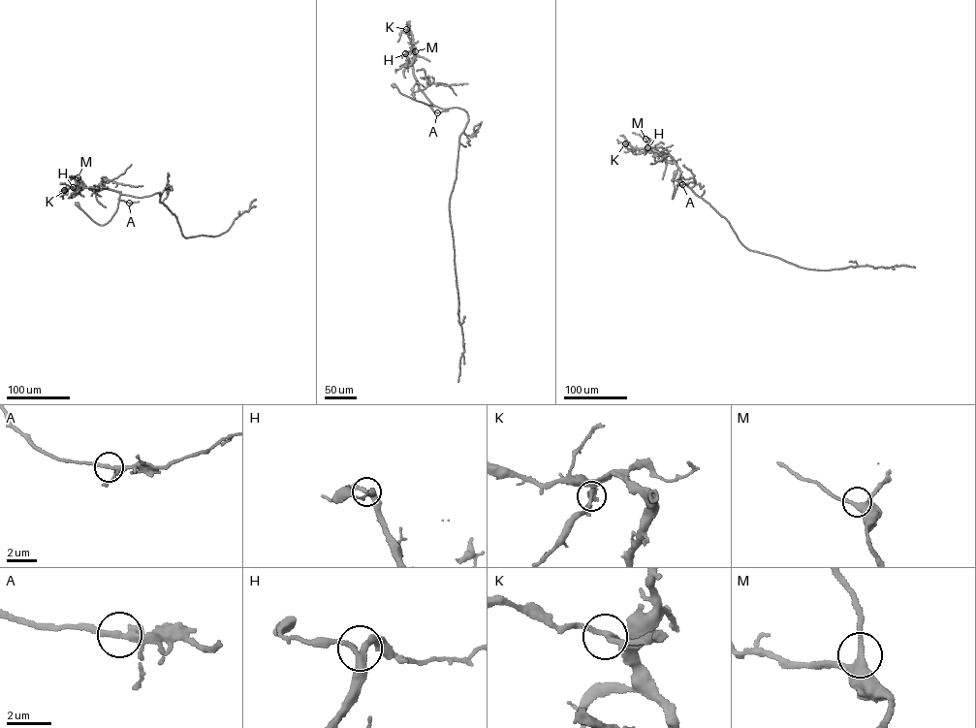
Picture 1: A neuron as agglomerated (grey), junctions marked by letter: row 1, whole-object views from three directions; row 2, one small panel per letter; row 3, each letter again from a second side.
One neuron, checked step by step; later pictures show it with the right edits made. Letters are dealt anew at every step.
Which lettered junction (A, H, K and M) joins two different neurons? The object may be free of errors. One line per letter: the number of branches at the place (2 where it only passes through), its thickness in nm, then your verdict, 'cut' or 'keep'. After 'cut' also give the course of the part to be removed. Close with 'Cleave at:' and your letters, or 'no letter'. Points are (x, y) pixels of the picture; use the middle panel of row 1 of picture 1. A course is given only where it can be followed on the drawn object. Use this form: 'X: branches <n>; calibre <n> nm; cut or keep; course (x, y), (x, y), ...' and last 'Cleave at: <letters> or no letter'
A: branches 3; calibre 240 nm; keep
H: branches 3; calibre 280 nm; keep
K: branches 3; calibre 200 nm; keep
M: branches 3; calibre 320 nm; keep
Cleave at: no letter

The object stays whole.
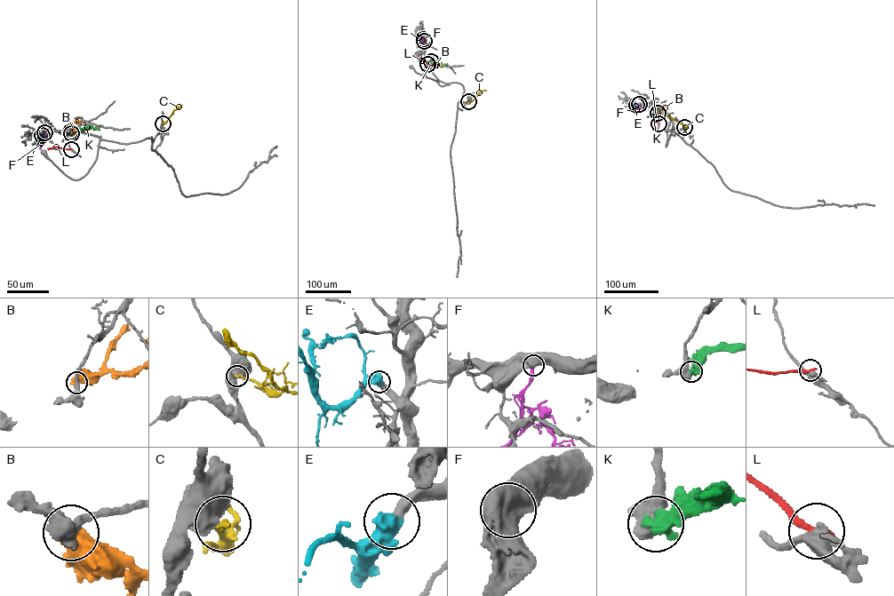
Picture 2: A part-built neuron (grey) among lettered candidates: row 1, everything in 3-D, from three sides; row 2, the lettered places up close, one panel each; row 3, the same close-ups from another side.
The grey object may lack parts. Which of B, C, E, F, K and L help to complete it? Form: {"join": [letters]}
{"join": ["E"]}

